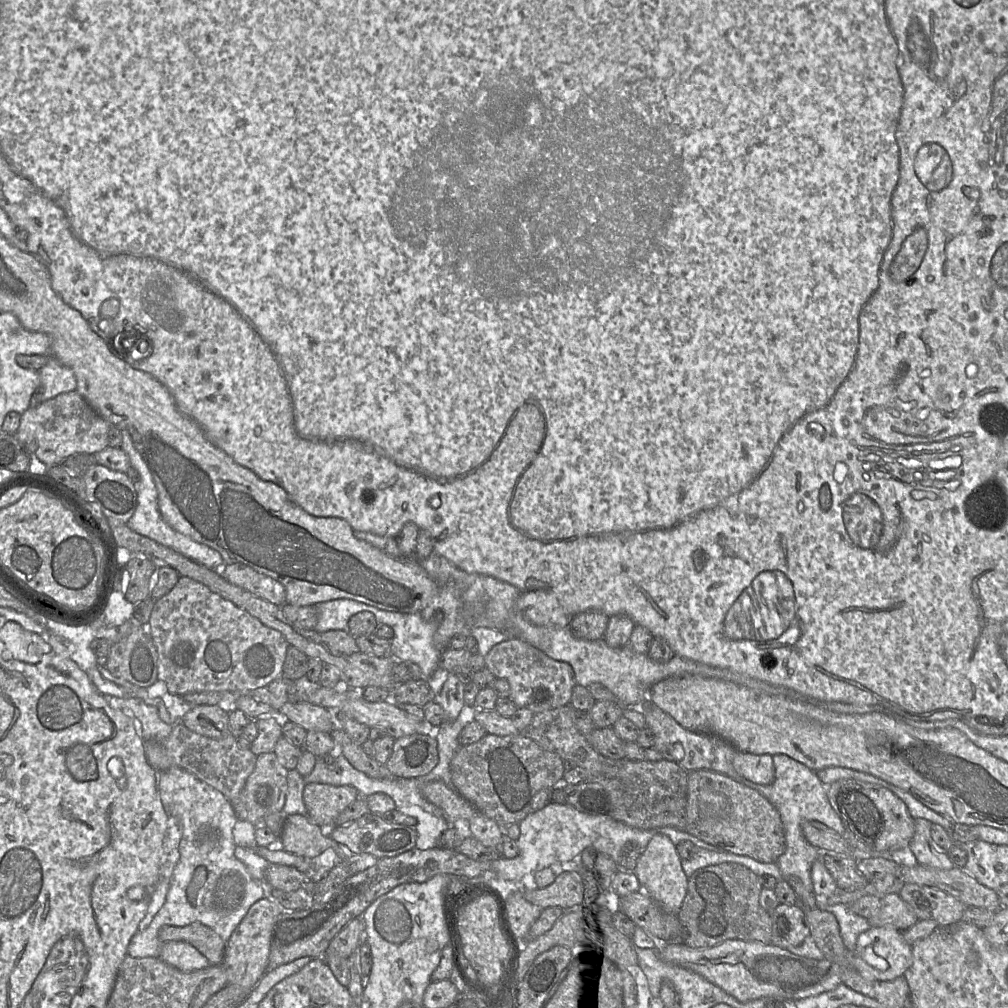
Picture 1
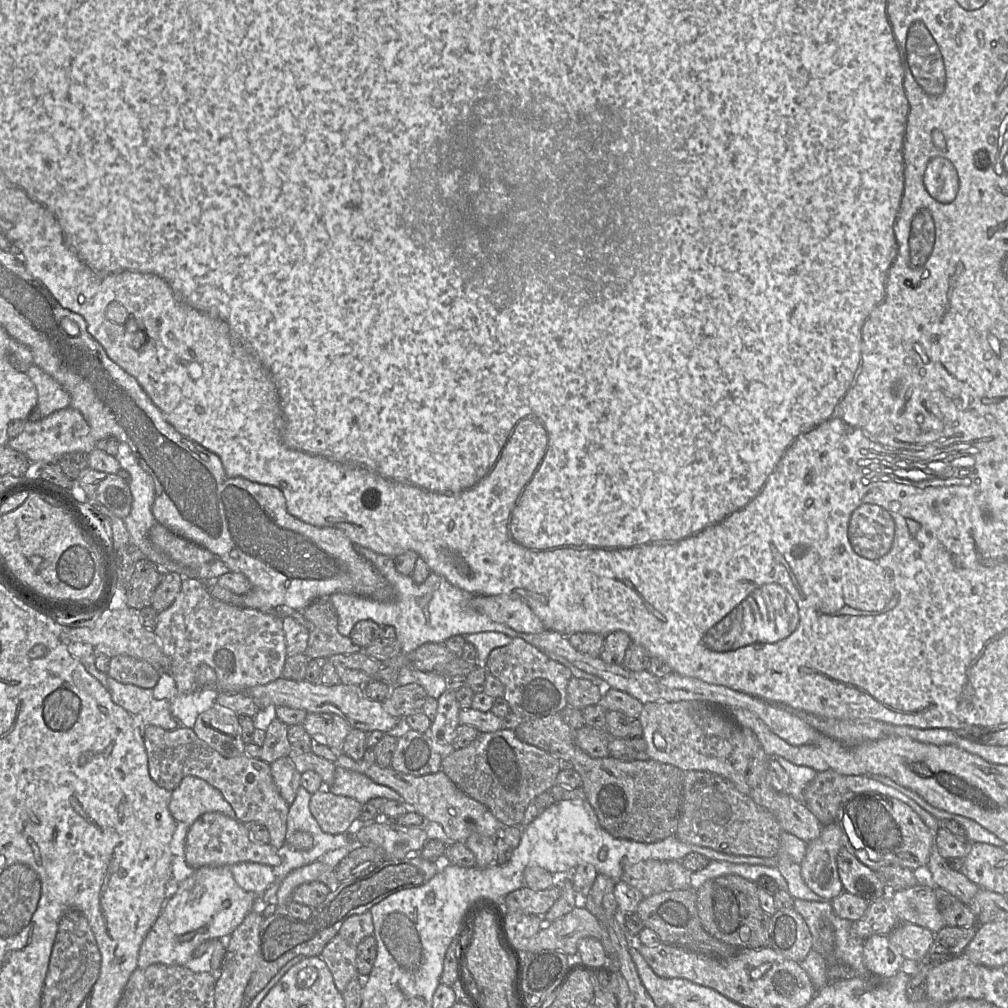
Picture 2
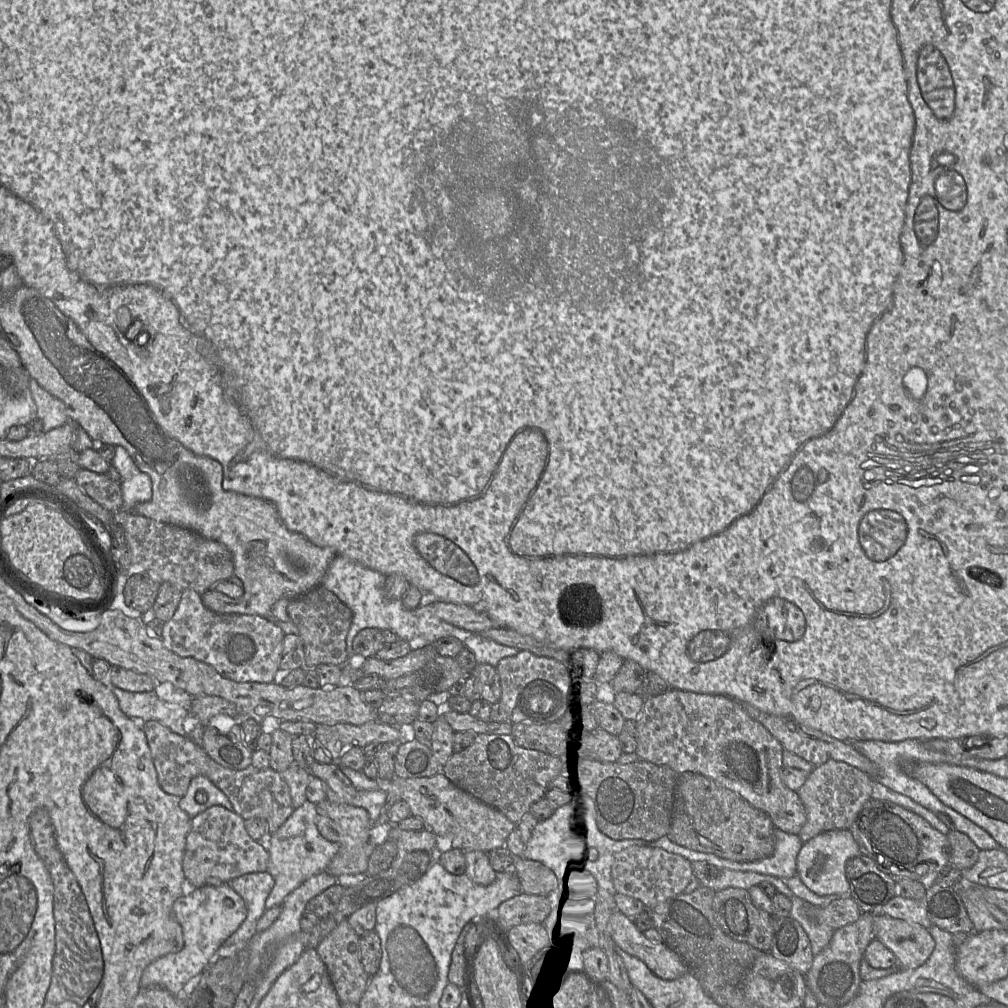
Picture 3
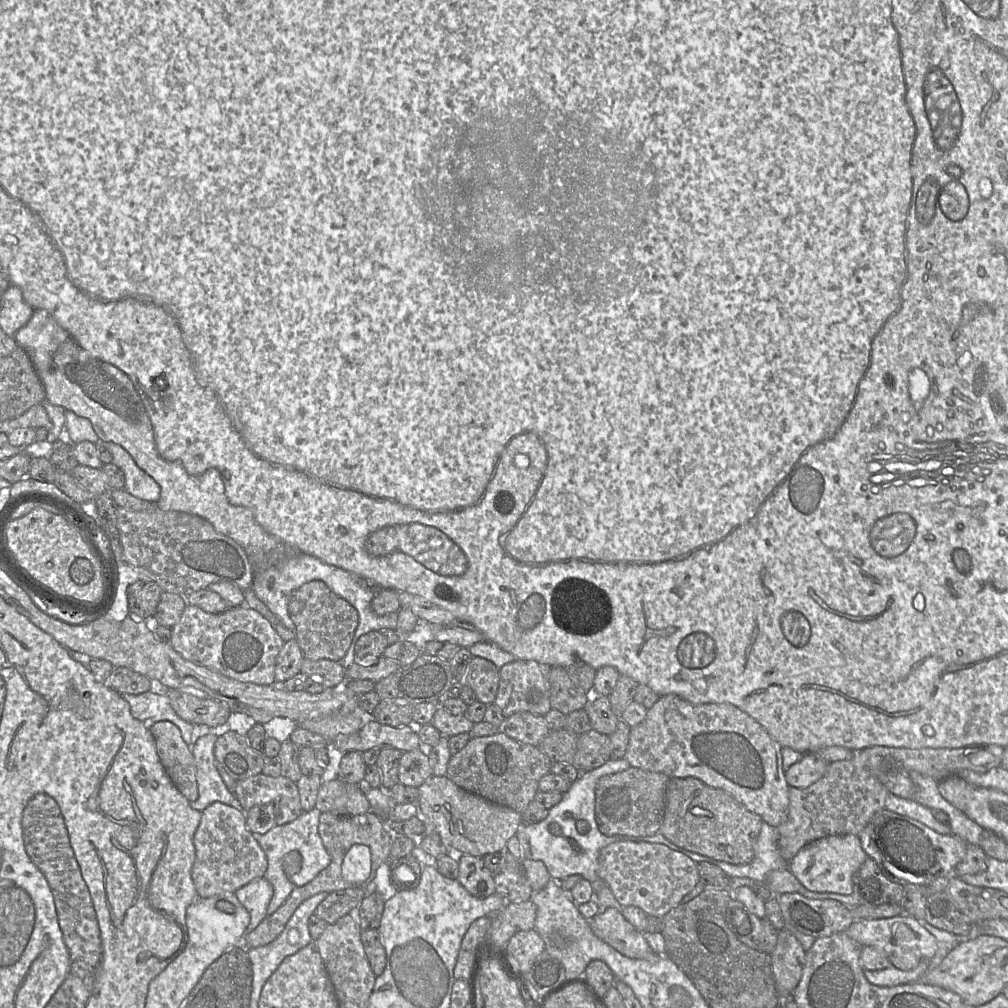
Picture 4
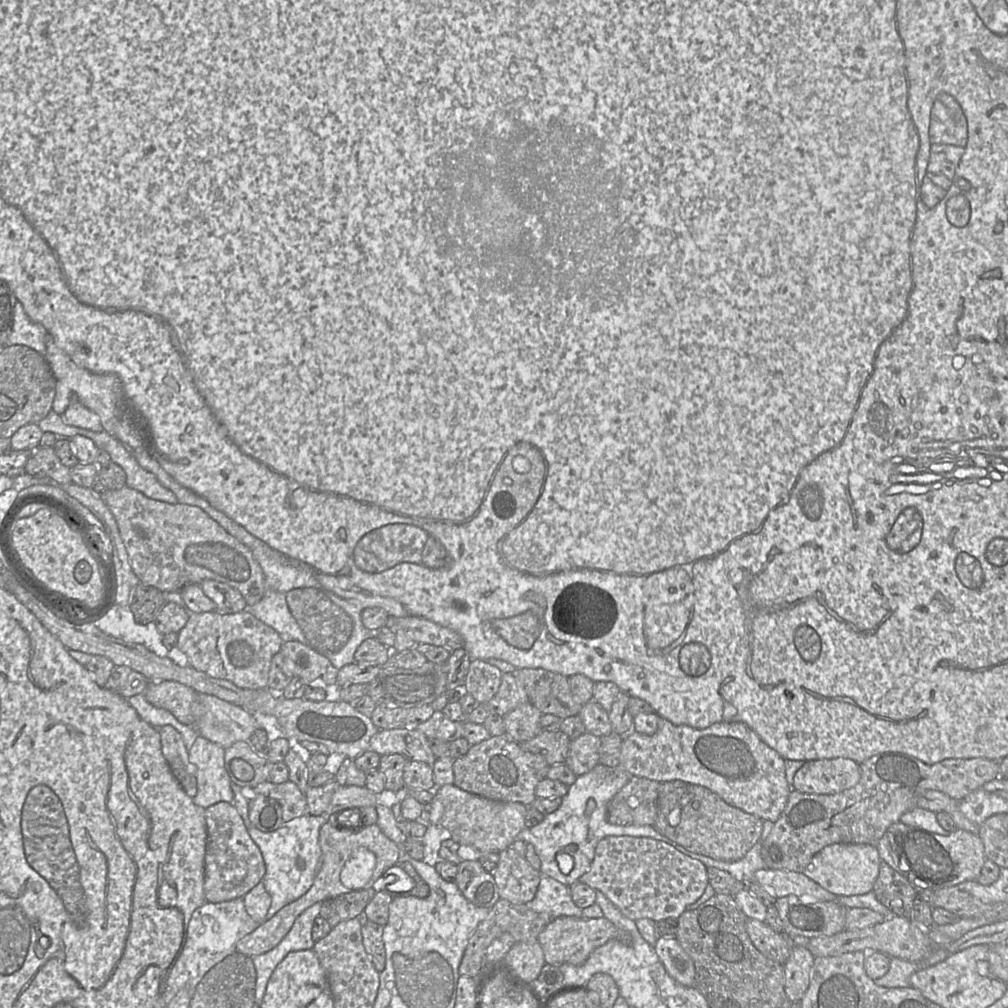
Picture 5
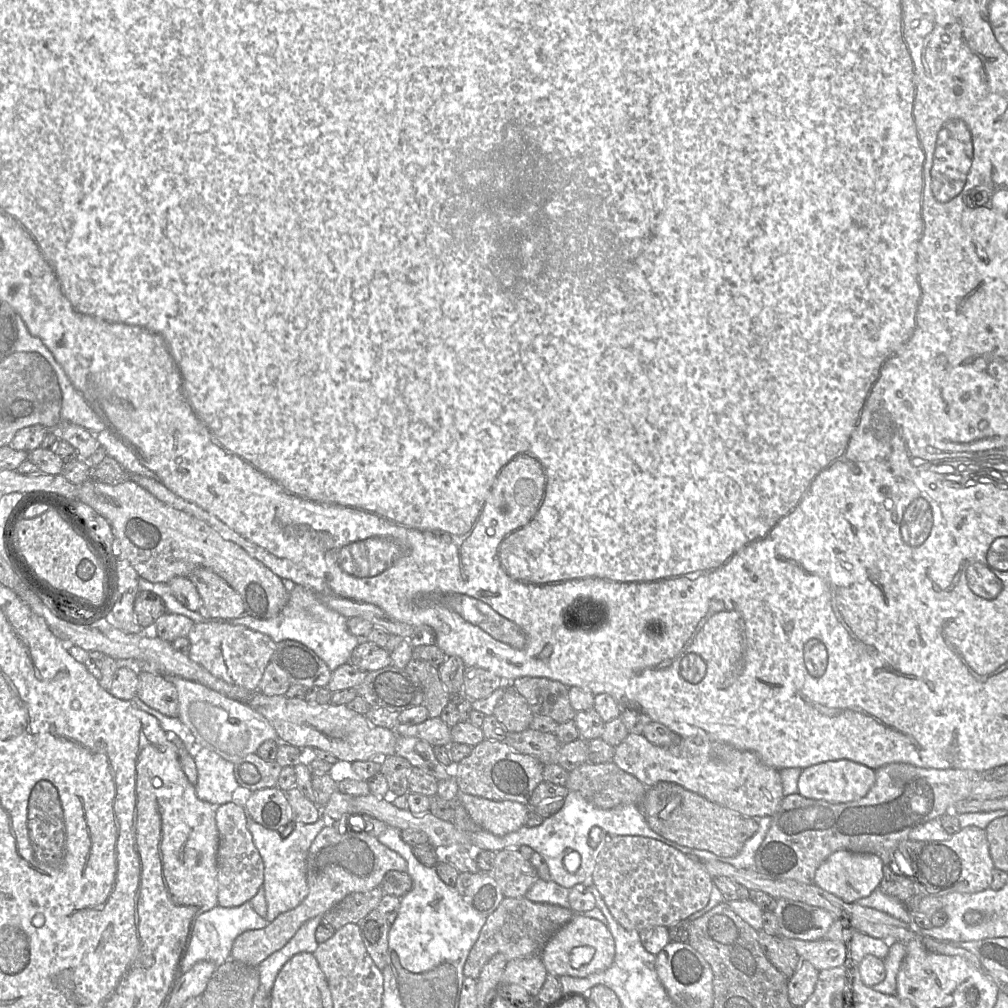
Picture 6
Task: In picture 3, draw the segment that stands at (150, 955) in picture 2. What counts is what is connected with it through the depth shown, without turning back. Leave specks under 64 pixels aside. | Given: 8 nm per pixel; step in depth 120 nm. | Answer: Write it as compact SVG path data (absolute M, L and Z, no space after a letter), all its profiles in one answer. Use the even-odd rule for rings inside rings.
M229 884L206 885L179 897L173 904L172 912L182 927L184 946L179 952L162 956L149 964L142 973L141 988L161 987L184 998L185 984L192 978L198 978L212 963L212 957L245 920L247 907Z

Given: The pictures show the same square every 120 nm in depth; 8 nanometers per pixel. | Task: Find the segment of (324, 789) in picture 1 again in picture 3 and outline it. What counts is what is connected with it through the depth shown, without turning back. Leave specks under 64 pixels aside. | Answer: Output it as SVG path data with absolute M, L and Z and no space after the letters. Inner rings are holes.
M325 799L316 804L316 826L323 838L331 842L337 842L340 849L332 859L326 870L330 875L355 875L365 873L371 853L377 845L372 845L370 830L372 823L368 812L361 807L351 804L336 804Z

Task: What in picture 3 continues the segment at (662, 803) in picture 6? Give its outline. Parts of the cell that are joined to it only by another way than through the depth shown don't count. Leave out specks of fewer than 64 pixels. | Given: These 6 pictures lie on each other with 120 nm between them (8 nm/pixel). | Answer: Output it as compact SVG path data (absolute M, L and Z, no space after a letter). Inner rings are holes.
M680 774L667 835L672 842L731 861L753 862L773 854L776 848L774 831L771 818L737 793L701 774Z

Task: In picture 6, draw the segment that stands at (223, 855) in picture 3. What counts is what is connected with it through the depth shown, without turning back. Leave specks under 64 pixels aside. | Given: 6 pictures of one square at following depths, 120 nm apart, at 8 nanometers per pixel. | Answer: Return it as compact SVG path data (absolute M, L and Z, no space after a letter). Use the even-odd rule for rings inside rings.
M228 802L215 808L219 835L216 856L218 905L236 907L249 902L263 886L264 863L247 827L245 807Z

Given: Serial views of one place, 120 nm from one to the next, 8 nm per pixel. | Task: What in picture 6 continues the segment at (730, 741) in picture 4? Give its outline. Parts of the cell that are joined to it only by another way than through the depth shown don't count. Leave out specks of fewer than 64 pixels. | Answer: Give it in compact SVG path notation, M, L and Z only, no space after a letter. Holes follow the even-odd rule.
M629 733L614 749L613 762L623 771L636 777L647 788L659 782L674 782L707 800L754 818L773 816L784 798L780 771L764 764L752 751L739 750L730 744L703 737L687 737L673 746L651 743L643 734Z

